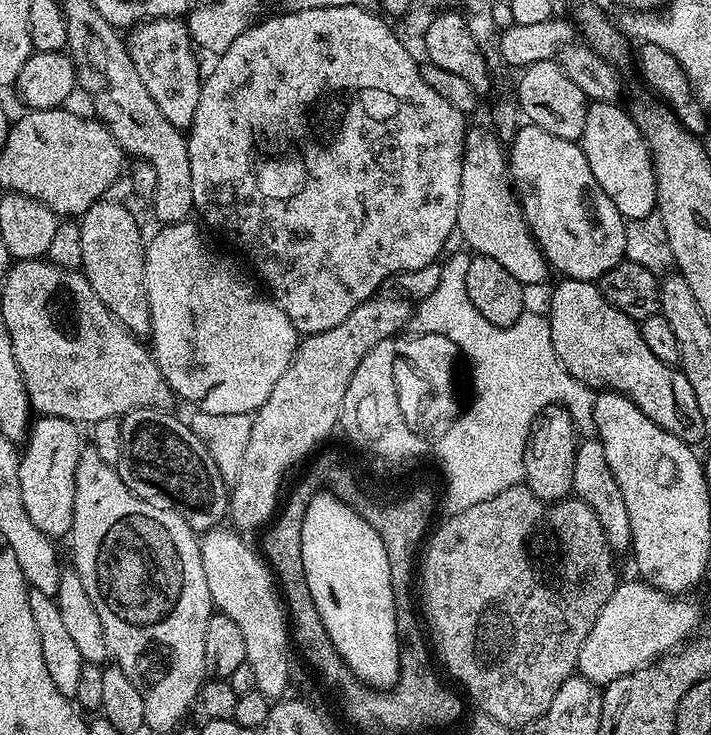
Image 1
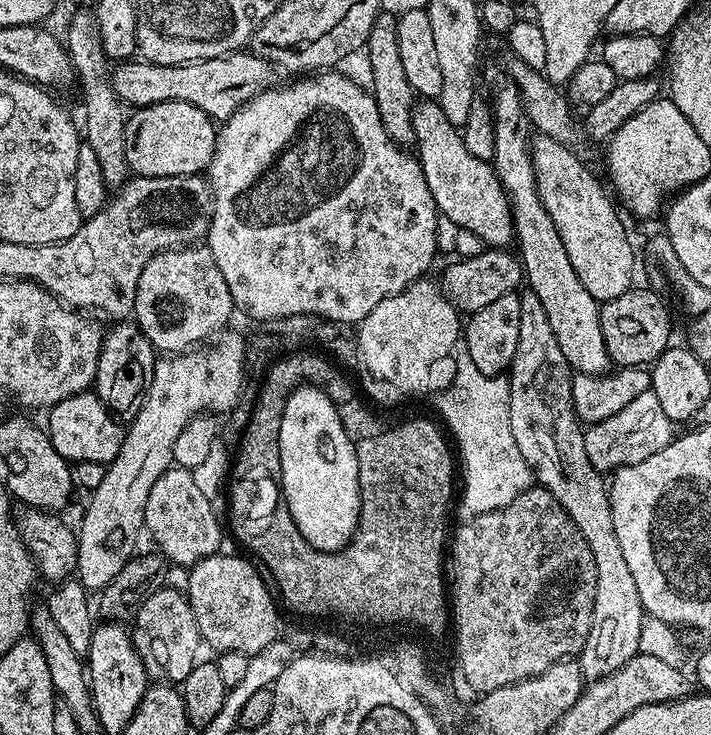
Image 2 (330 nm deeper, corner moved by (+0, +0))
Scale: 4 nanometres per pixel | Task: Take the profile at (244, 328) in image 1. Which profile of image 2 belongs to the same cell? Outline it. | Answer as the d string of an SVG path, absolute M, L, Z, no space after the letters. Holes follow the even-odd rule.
M227 336L221 344L200 346L157 359L152 381L143 393L144 401L132 425L127 425L116 459L105 467L102 483L91 489L88 509L80 520L75 575L85 589L104 589L134 556L136 528L144 528L146 498L156 479L173 467L172 448L188 423L201 414L228 412L239 402L244 388L246 340L244 344L240 336Z

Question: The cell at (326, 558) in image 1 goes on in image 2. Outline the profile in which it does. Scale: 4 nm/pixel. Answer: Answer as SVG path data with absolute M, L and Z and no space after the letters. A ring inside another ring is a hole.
M319 386L293 389L282 414L280 444L283 444L281 487L298 530L318 550L339 552L351 542L359 522L358 458L353 437L342 426L342 418L338 418L334 402L330 402L330 398Z

